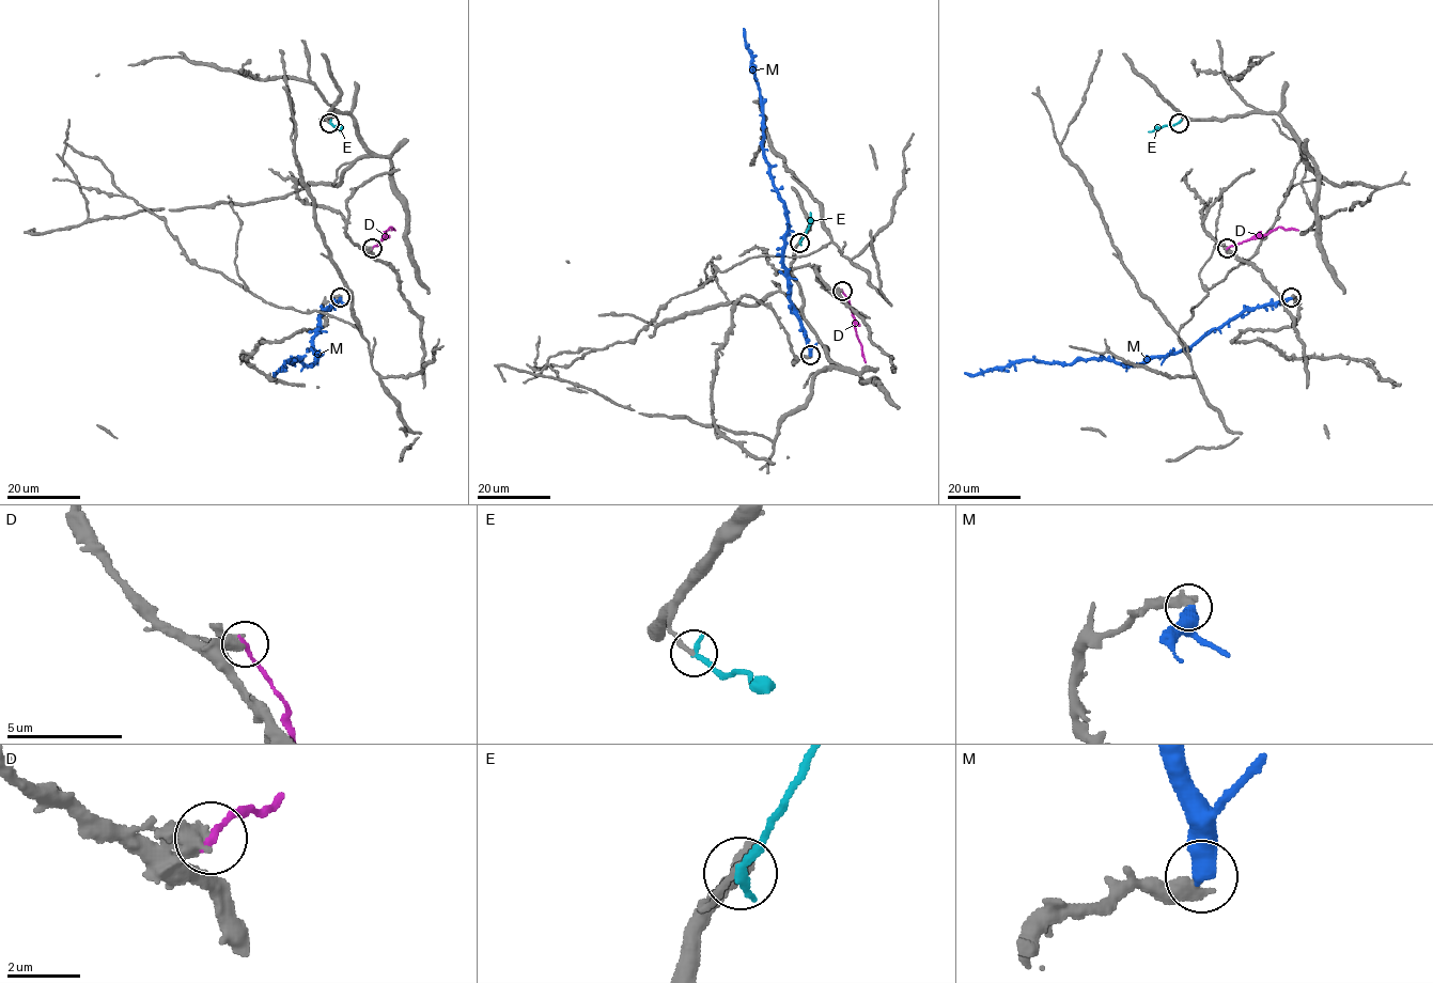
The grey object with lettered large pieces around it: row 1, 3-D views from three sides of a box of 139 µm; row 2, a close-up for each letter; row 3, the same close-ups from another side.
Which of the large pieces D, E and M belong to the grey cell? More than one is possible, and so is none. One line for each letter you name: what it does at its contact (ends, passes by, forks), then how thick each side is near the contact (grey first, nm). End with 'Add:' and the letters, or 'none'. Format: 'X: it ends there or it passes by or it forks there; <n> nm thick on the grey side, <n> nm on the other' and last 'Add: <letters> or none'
E: it ends there; 190 nm thick on the grey side, 280 nm on the other
Add: E

